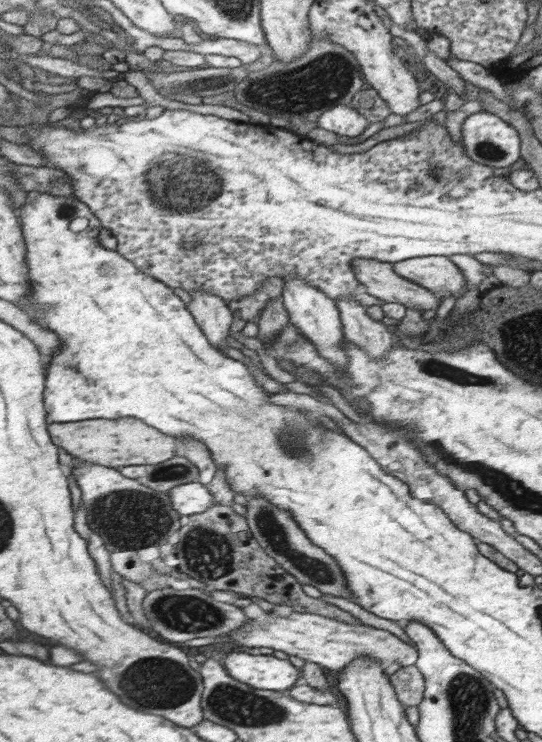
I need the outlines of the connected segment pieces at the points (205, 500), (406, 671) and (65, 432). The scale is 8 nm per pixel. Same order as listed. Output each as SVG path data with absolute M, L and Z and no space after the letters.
M198 481L174 486L168 493L172 508L182 516L200 514L217 504L209 489Z
M415 664L400 667L400 669L389 677L401 703L406 704L408 707L418 707L425 695L425 678L418 670L418 667Z
M98 418L84 420L80 423L52 423L49 431L59 447L65 448L79 460L113 469L160 464L174 457L174 448L176 448L174 436L156 430L153 426L148 426L136 418L114 420Z

